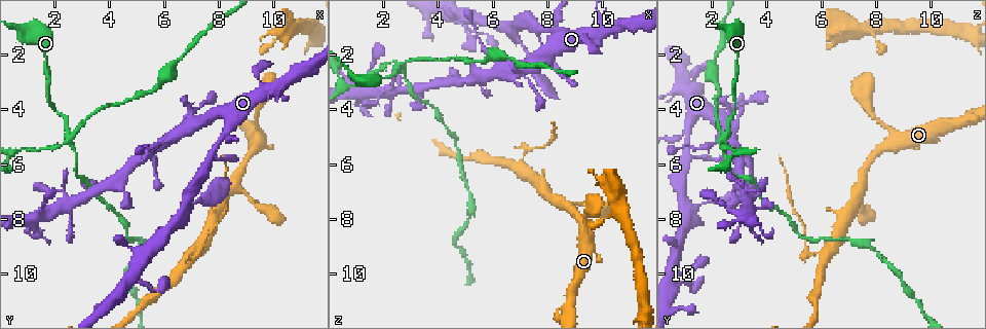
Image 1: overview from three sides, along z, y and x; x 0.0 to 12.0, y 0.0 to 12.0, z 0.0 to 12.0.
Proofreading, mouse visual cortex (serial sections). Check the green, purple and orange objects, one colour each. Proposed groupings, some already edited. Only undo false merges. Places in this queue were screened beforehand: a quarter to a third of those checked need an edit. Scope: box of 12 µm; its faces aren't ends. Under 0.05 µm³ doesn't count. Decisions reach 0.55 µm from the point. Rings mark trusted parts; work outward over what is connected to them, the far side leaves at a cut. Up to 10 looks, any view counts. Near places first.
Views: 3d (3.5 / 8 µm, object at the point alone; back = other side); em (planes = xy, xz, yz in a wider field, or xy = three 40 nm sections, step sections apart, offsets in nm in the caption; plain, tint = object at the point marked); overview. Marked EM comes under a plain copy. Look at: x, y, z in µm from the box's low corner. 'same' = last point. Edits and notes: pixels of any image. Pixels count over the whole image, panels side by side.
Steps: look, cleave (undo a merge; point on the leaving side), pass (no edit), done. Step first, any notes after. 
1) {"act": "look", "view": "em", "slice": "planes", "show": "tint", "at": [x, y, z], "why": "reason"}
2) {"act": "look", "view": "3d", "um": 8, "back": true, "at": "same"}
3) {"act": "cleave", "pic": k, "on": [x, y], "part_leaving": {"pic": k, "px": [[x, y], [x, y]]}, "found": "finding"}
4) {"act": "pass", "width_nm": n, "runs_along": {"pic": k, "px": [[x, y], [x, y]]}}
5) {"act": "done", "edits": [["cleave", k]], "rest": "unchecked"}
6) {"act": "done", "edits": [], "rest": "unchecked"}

{"act": "look", "view": "3d", "um": 3.5, "at": [7.7, 5.7, 1.0], "why": "sharp bend"}

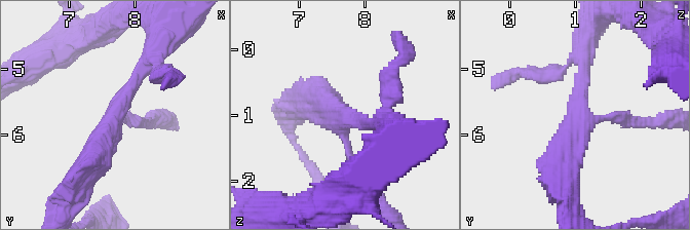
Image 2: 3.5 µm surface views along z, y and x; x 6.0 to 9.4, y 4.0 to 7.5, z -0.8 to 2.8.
{"act": "look", "view": "em", "slice": "xy", "step": 5, "show": "tint", "at": [7.70, 5.75, 1.05]}

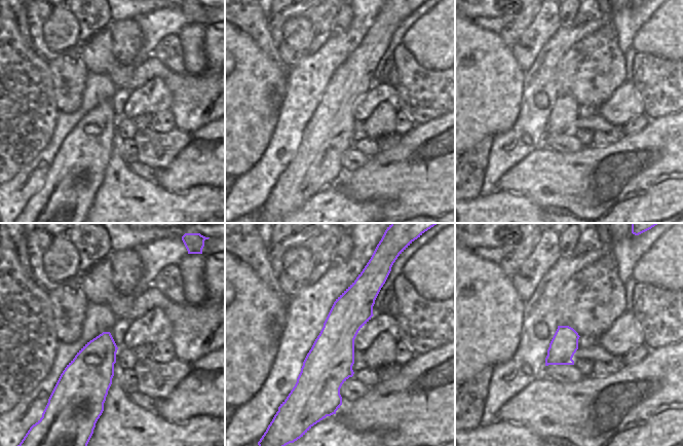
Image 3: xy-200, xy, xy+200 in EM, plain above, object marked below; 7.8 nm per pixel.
{"act": "pass", "runs_along": {"pic": 3, "px": [[364, 274], [332, 355], [332, 406]]}, "found": "all the same cell"}

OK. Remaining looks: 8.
{"act": "look", "view": "3d", "um": 3.5, "at": [10.0, 3.3, 0.9], "why": "sharp bend"}

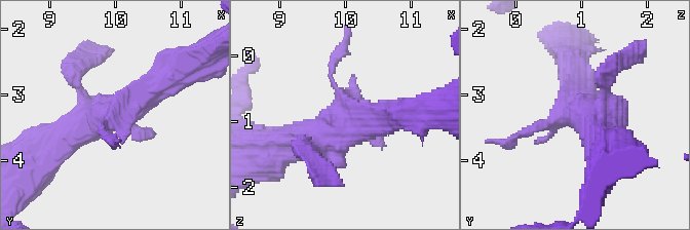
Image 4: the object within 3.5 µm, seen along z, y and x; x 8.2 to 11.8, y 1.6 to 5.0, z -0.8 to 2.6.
{"act": "look", "view": "em", "slice": "xy", "step": 2, "show": "tint", "at": [9.95, 3.30, 0.90], "why": "shape alone is not enough"}

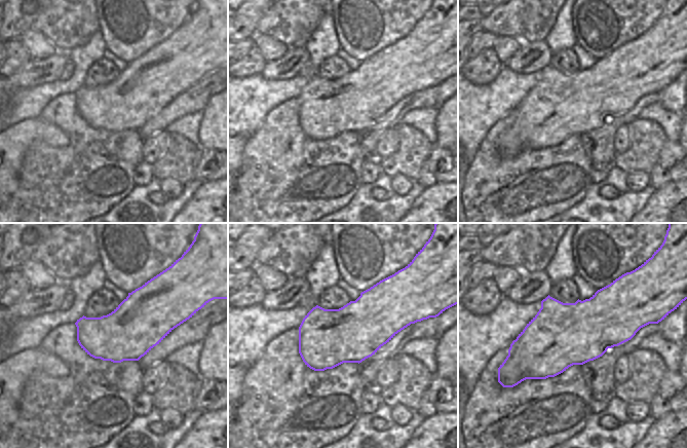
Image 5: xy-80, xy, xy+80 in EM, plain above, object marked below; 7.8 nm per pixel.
{"act": "pass", "runs_along": {"pic": 4, "px": [[604, 139], [587, 111], [516, 139]]}, "found": "continuous, no second cell"}

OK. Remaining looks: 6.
{"act": "look", "view": "3d", "um": 3.5, "at": [2.6, 5.0, 2.5], "why": "four arms meet"}

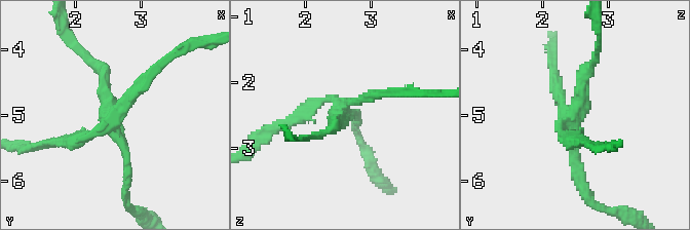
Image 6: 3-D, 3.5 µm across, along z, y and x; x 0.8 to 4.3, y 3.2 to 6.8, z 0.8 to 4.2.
{"act": "look", "view": "em", "slice": "xy", "step": 3, "show": "tint", "at": [2.50, 5.00, 2.55], "arms": 4, "arm_widths_nm": [150, 150, 200, 200], "why": "need the tissue"}

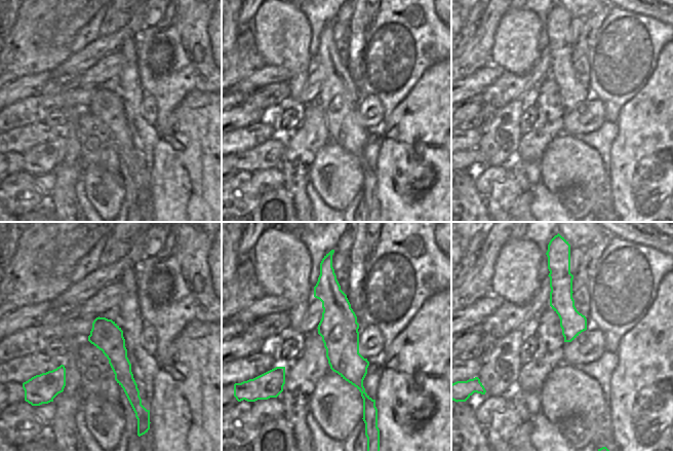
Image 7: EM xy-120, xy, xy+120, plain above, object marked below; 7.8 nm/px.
{"act": "cleave", "pic": 6, "on": [301, 114], "part_leaving": {"pic": 6, "px": [[342, 107], [374, 93], [415, 90]]}, "found": "two cells meet here"}

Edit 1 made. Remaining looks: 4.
{"act": "look", "view": "overview", "why": "redraw"}

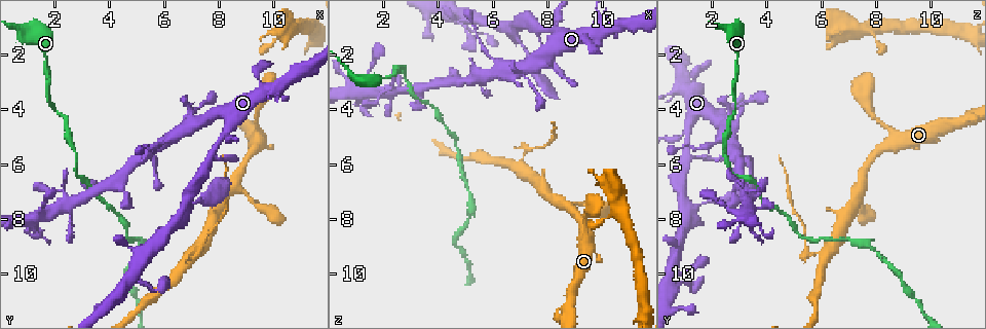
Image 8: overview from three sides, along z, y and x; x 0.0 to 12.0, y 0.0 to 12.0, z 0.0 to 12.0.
{"act": "look", "view": "3d", "um": 3.5, "back": true, "at": [7.1, 9.3, 6.2], "why": "two arms in line, one across"}

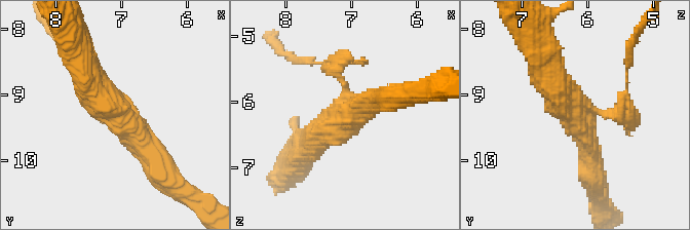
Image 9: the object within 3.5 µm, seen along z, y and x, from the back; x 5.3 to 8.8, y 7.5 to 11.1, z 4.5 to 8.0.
{"act": "look", "view": "em", "slice": "xy", "step": 1, "show": "tint", "at": [7.05, 9.25, 6.20], "arms": 3, "arm_widths_nm": [200, 350, 500], "why": "now the EM"}

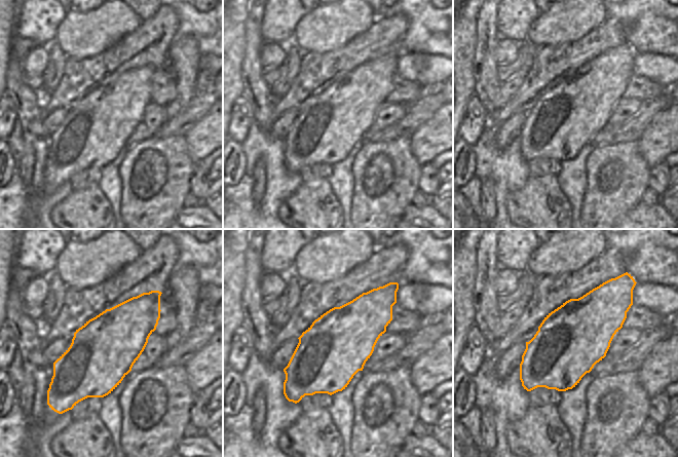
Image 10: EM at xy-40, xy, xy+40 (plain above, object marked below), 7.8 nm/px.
{"act": "look", "view": "em", "slice": "xy", "step": 2, "show": "tint", "at": "same", "why": "cut it another way"}

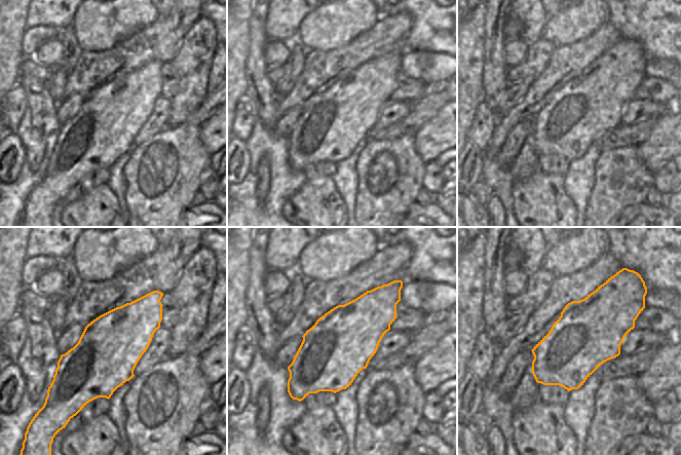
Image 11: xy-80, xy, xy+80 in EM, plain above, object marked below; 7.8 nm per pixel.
{"act": "cleave", "pic": 9, "on": [311, 61], "width_nm": 500, "part_leaving": {"pic": 9, "px": [[340, 79], [333, 66], [289, 55]]}, "found": "a second cell is stuck on"}

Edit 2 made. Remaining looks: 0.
{"act": "done", "edits": [["cleave", 6], ["cleave", 9]], "rest": "unchecked"}

